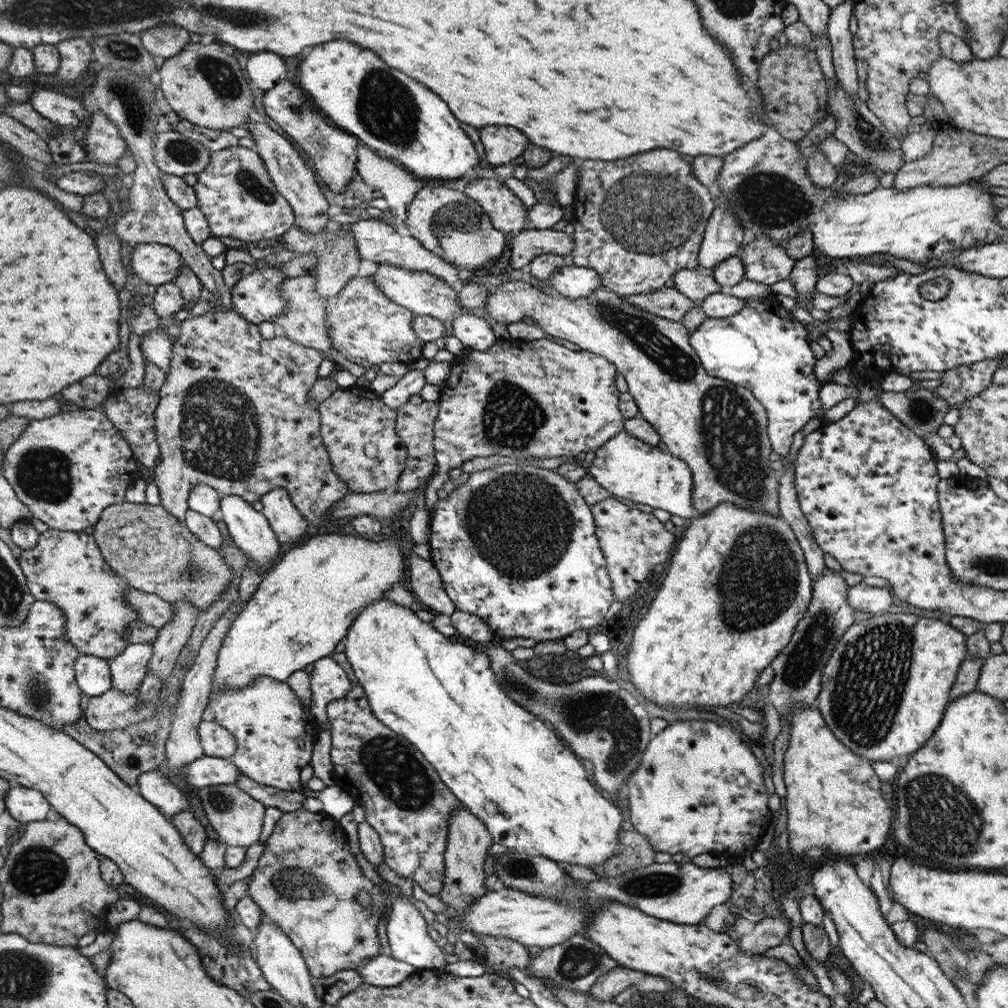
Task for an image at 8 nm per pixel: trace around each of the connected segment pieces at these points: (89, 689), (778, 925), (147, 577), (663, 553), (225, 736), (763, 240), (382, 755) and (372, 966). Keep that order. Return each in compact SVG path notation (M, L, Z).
M80 655L76 660L76 679L88 698L104 695L113 687L109 661L99 656Z
M784 914L767 917L755 924L754 929L737 940L738 948L746 954L765 954L790 934L790 921Z
M125 501L108 507L91 532L108 565L121 575L126 584L132 588L161 596L171 604L188 599L196 605L200 612L205 611L212 603L215 603L225 588L229 587L229 582L232 580L232 569L224 561L224 557L216 549L200 542L184 522L178 520L173 513L161 505L135 504Z
M606 498L594 504L593 516L598 516L598 540L602 540L602 552L605 552L606 564L614 572L613 597L624 604L638 588L640 582L654 570L656 564L664 564L670 558L674 546L674 534L664 528L664 523L654 518L653 513L644 513L614 498Z
M202 721L197 731L206 756L229 758L237 751L234 736L217 721Z
M756 235L752 242L742 245L741 263L745 278L766 285L786 280L791 275L795 260L788 256L780 242L766 235Z
M351 682L351 689L346 694L345 698L339 698L333 700L327 704L327 720L328 730L331 734L331 761L333 762L333 778L335 784L343 786L347 791L350 789L356 791L348 791L354 798L360 798L358 802L364 807L366 818L365 821L376 830L379 835L381 846L383 847L384 862L392 870L398 874L398 876L412 880L422 887L424 892L431 895L438 895L444 886L445 879L445 852L448 850L449 842L449 818L451 812L457 811L457 808L464 807L457 795L445 784L437 772L437 769L430 764L430 761L425 759L425 756L409 741L406 737L394 732L389 726L382 724L381 720L378 720L377 715L373 712L372 706L369 704L368 694L364 691L362 684Z
M386 952L362 964L358 972L365 984L392 988L401 986L417 971L414 965L406 964Z

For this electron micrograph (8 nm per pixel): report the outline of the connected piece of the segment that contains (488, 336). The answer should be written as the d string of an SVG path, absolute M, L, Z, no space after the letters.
M466 312L462 316L454 319L452 323L456 338L459 338L462 341L465 348L486 352L498 339L492 331L492 322L490 320L478 317L469 312Z

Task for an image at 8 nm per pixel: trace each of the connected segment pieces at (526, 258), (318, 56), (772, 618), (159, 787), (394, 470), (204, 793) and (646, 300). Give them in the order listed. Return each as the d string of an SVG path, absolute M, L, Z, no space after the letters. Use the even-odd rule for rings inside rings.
M529 226L512 237L510 266L524 268L541 254L553 252L560 256L572 254L575 240L571 234L555 229L534 229Z
M332 40L330 44L320 44L320 46L314 46L314 50L304 58L304 62L300 64L300 84L302 88L306 89L306 92L312 96L313 101L318 104L318 108L335 124L340 127L344 132L350 133L352 136L357 136L358 140L362 141L362 144L366 144L368 148L376 153L378 157L382 159L390 159L398 164L401 164L408 172L414 174L418 179L425 181L437 181L437 180L455 180L464 178L464 172L468 172L470 168L478 166L480 164L480 156L476 154L474 150L474 144L472 139L462 128L462 124L459 120L456 120L452 116L452 112L448 110L446 102L440 100L440 96L436 96L434 92L430 92L426 86L418 84L416 80L408 78L406 74L390 68L388 64L384 64L372 50L366 50L358 44L352 44L352 42L346 42L346 40Z
M720 503L713 510L704 514L694 513L687 519L687 528L684 531L677 550L671 557L671 564L664 579L662 588L658 590L658 596L652 602L652 608L646 616L640 620L634 629L632 644L629 647L628 670L632 684L640 691L640 694L656 704L662 706L680 706L684 709L699 709L699 706L724 706L734 704L746 696L754 684L756 678L761 676L761 672L770 666L774 659L781 654L782 650L788 646L797 630L798 621L805 615L809 604L813 600L813 578L808 574L801 545L797 535L791 526L781 517L765 512L750 512L745 508L740 508L732 503Z
M162 768L142 773L137 778L135 788L146 800L157 805L165 816L172 820L172 816L188 808L188 800L178 790L169 777L164 776Z
M356 384L336 390L317 409L321 413L321 436L333 468L350 491L370 493L394 488L408 462L408 450L396 430L397 411L378 400L374 390ZM368 444L376 446L374 456L366 454Z
M234 783L200 788L199 796L212 828L218 833L219 843L223 843L227 848L236 846L247 849L259 842L262 818L266 812L266 806L262 801L250 796Z
M670 285L649 293L626 295L625 299L646 312L673 321L681 321L683 316L698 303Z

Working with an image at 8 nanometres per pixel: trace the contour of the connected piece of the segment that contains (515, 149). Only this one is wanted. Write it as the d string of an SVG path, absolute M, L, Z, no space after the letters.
M488 126L479 129L484 146L486 161L493 167L514 162L524 154L528 147L528 138L518 128L508 126Z

